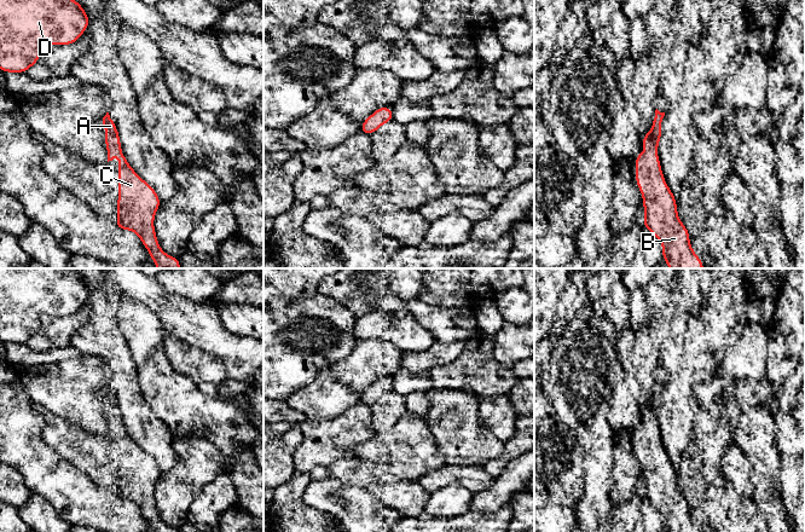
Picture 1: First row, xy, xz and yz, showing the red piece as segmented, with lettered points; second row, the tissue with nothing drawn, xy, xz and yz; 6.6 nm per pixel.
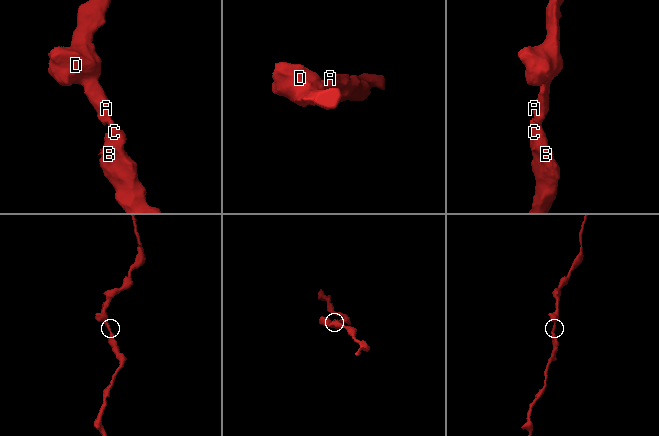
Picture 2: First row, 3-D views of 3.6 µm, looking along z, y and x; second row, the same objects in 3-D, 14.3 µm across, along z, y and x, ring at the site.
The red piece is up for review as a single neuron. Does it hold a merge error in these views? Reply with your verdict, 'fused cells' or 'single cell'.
single cell

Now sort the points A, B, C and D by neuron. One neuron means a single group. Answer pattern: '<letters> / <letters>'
A B C D

